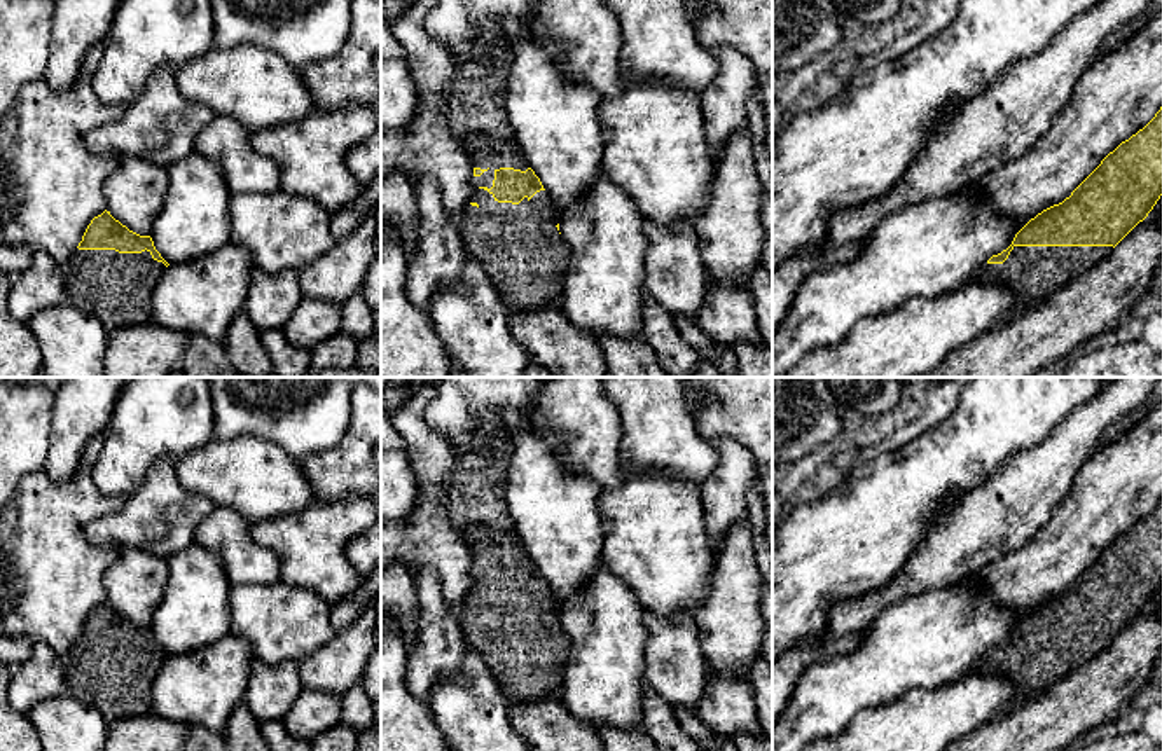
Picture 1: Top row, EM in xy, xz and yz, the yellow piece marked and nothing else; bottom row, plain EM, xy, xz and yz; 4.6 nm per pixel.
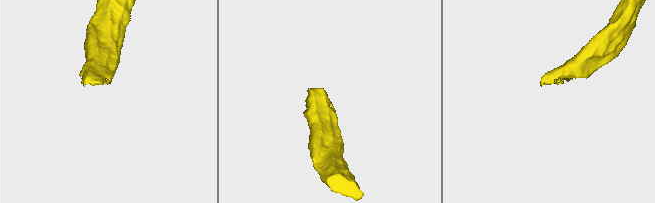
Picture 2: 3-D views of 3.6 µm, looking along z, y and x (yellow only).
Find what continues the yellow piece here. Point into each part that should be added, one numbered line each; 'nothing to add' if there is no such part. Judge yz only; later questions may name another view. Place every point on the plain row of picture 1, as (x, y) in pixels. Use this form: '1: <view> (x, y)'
1: yz (1051, 659)

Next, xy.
1: xy (103, 657)

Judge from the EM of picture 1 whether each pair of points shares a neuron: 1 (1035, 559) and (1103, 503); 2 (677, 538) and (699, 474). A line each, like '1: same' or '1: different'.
1: same
2: different

